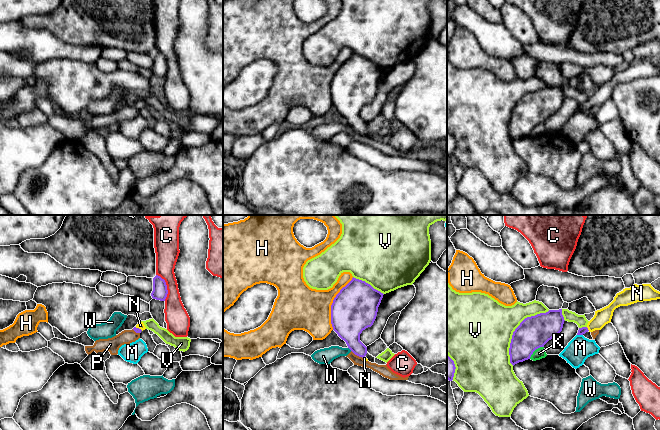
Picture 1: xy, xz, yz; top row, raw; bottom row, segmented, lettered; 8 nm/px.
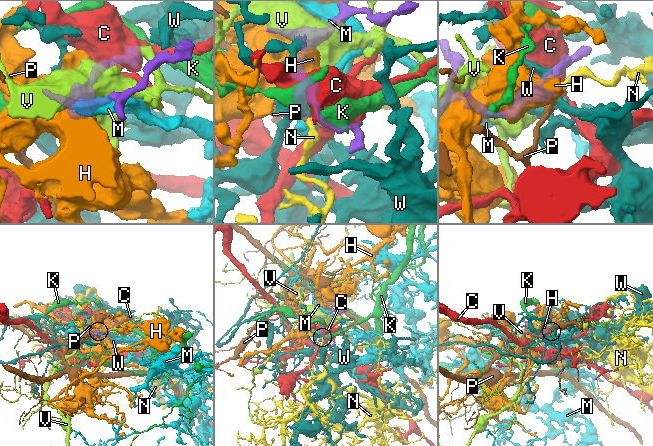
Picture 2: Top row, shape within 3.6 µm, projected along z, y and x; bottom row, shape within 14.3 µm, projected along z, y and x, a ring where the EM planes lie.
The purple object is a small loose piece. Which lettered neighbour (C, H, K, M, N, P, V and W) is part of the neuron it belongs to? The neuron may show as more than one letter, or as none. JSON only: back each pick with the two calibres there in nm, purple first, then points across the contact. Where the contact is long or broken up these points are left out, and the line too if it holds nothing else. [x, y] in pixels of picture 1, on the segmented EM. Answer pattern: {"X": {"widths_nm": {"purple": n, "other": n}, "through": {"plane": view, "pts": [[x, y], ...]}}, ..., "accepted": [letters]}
{"N": {"widths_nm": {"purple": 60, "other": 130}, "through": {"plane": "yz", "pts": [[583, 330], [587, 329], [603, 316]]}}, "accepted": ["N"]}

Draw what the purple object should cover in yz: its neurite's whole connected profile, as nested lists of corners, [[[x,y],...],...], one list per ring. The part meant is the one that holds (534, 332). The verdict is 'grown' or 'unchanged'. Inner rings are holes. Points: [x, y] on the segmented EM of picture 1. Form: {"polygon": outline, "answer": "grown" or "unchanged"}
{"polygon": [[[562,309],[525,318],[512,335],[509,355],[514,366],[530,359],[533,352],[557,336],[563,328]]], "answer": "unchanged"}

